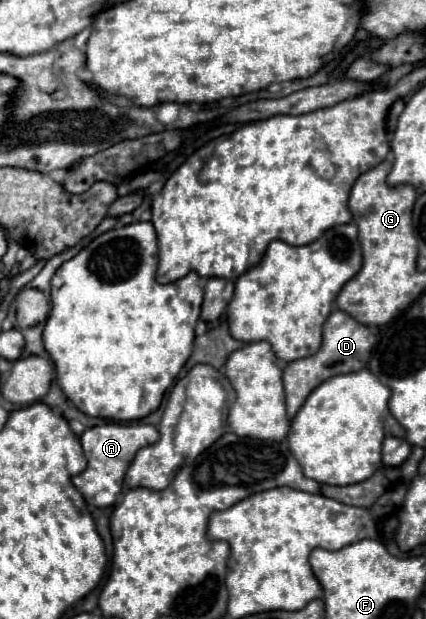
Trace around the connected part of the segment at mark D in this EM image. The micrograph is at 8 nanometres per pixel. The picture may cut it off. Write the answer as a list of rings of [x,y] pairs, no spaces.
[[[336,310],[330,314],[330,318],[324,324],[324,342],[322,348],[308,358],[300,358],[290,362],[284,368],[284,392],[286,392],[286,412],[288,412],[288,422],[292,422],[292,418],[296,416],[298,408],[304,404],[304,400],[308,398],[308,394],[322,384],[324,380],[328,380],[330,376],[336,374],[346,374],[346,372],[356,372],[366,368],[366,362],[370,358],[370,352],[376,344],[376,336],[372,334],[372,330],[368,330],[368,326],[358,324],[352,316],[348,316],[342,310]]]

